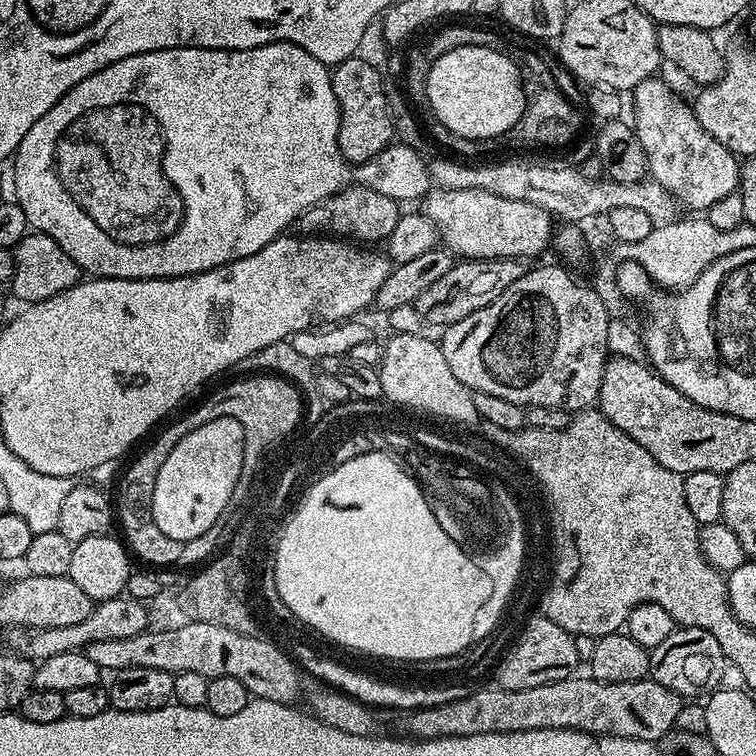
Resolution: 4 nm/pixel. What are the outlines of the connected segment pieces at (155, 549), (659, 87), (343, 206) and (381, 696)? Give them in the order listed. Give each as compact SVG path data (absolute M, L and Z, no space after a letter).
M248 374L235 379L225 388L218 389L213 396L206 397L185 416L178 417L169 428L161 427L151 437L152 445L145 452L138 453L133 458L132 465L121 474L116 496L114 492L114 516L118 521L118 528L124 531L123 543L137 561L140 559L144 563L141 565L160 569L167 564L180 564L185 541L170 538L162 534L162 530L158 530L158 522L154 522L152 513L152 499L154 482L158 478L158 470L162 470L162 462L166 462L166 454L170 454L170 450L174 450L174 446L178 446L178 442L182 442L182 438L190 434L190 430L198 430L198 426L206 426L206 422L219 416L229 416L242 422L244 440L252 440L252 448L264 448L264 444L268 444L272 436L280 436L280 432L288 432L288 428L292 428L292 420L296 420L297 409L302 405L302 392L295 383L276 374Z
M659 75L642 81L630 93L630 123L648 159L647 175L660 183L681 205L703 213L740 186L741 161L718 138L702 130L695 107L688 104Z
M353 182L341 192L326 198L306 210L298 224L305 233L323 234L333 238L351 238L356 242L372 242L368 240L387 241L389 234L402 215L401 205L395 200L386 198L386 194L378 194L378 190L367 188L363 182Z
M307 641L293 642L290 646L290 654L295 660L297 665L308 675L312 674L314 677L320 679L321 683L328 685L329 687L335 688L337 691L342 691L350 697L358 701L362 701L371 708L400 708L399 711L415 711L418 708L429 708L434 705L444 705L446 702L457 701L458 698L466 697L469 694L469 689L467 687L458 686L456 684L452 686L444 686L440 688L426 688L424 686L402 686L394 682L386 682L378 678L374 678L360 670L350 668L328 656L320 654L318 651L314 650Z

